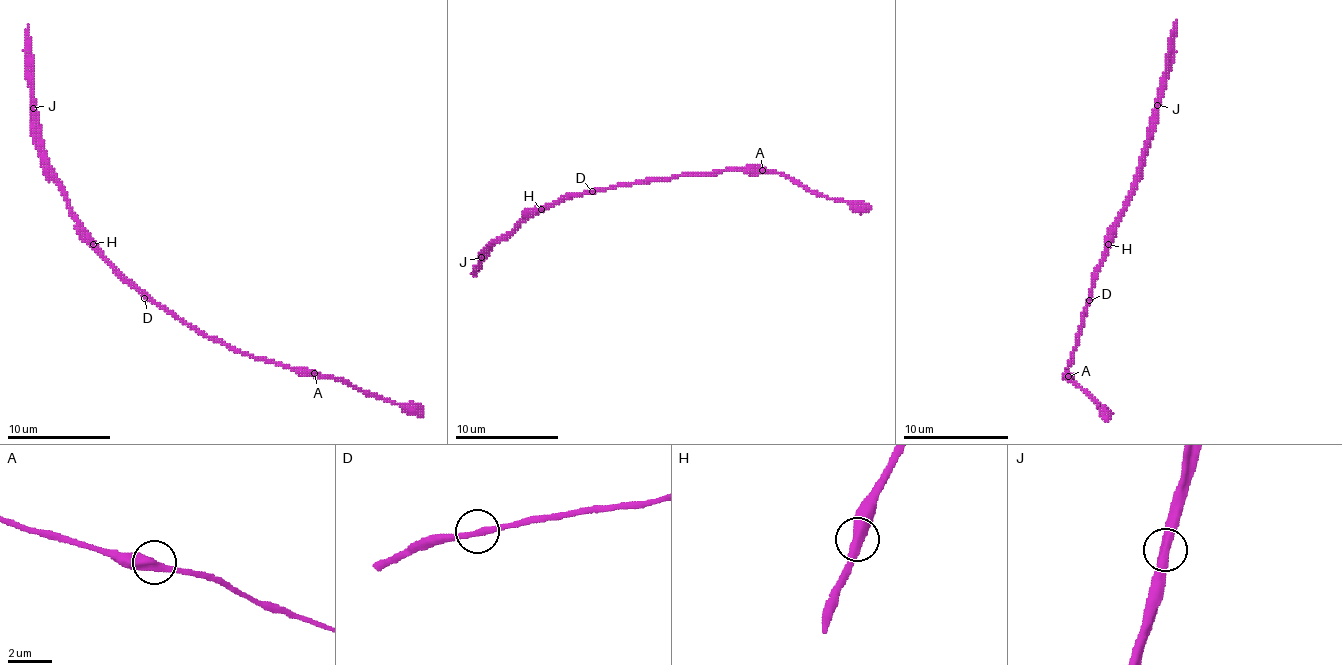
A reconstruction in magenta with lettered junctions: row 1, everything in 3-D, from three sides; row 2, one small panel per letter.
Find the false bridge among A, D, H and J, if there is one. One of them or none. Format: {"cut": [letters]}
{"cut": ["J"]}

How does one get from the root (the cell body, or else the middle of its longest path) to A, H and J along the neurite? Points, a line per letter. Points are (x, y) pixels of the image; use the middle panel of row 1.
A: (595, 191), (657, 178), (724, 170), (762, 170)
H: (595, 191), (569, 193), (541, 209)
J: (595, 191), (569, 193), (551, 206), (538, 209), (481, 258)

